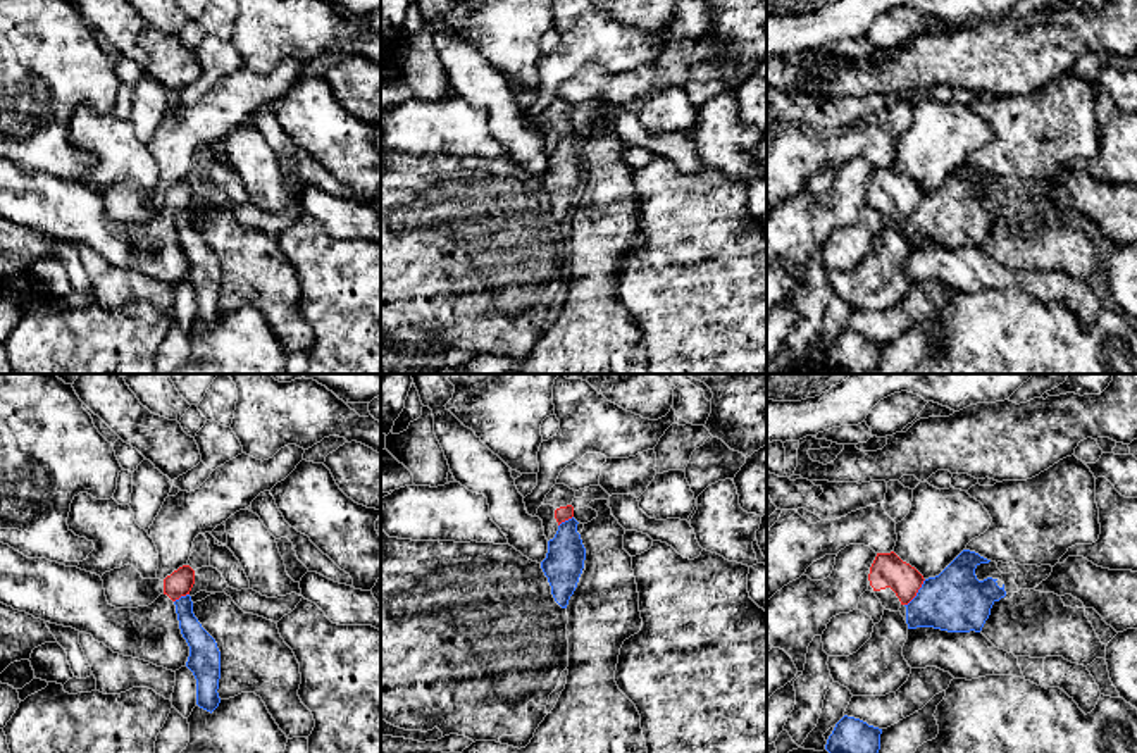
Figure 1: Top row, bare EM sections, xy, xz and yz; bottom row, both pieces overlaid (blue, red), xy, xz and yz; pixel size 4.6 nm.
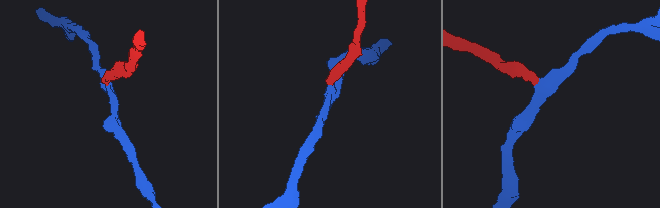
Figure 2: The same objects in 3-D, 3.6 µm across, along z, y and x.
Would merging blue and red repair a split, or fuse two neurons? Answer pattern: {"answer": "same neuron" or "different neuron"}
{"answer": "different neuron"}

